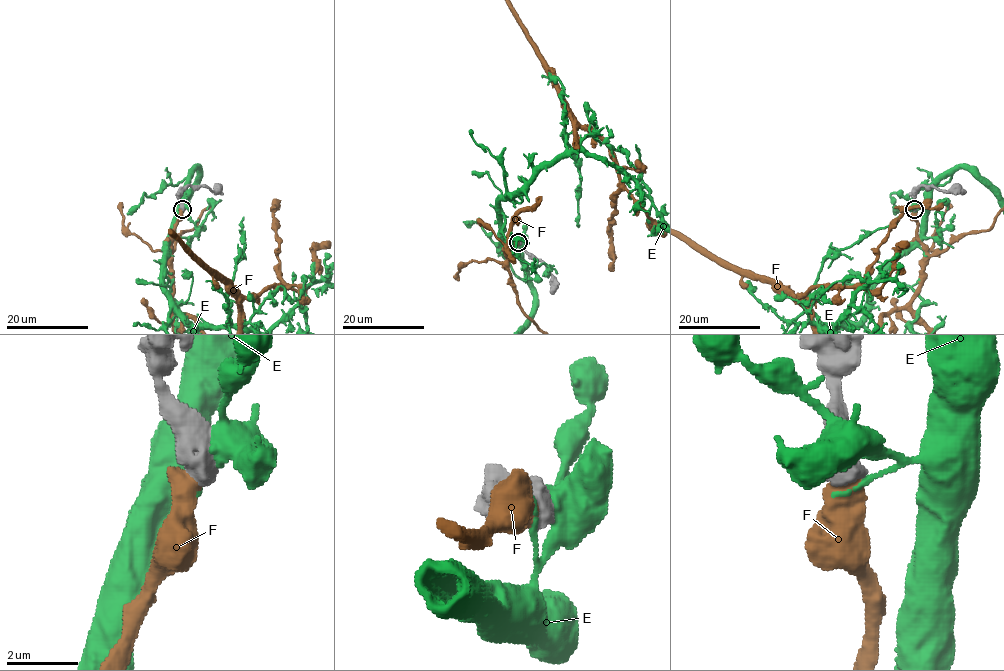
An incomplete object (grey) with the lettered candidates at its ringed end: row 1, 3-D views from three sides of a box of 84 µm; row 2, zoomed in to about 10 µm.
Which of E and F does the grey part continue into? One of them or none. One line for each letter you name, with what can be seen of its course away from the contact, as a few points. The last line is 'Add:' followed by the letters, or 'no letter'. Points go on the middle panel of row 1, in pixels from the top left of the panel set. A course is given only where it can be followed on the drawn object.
Add: F

